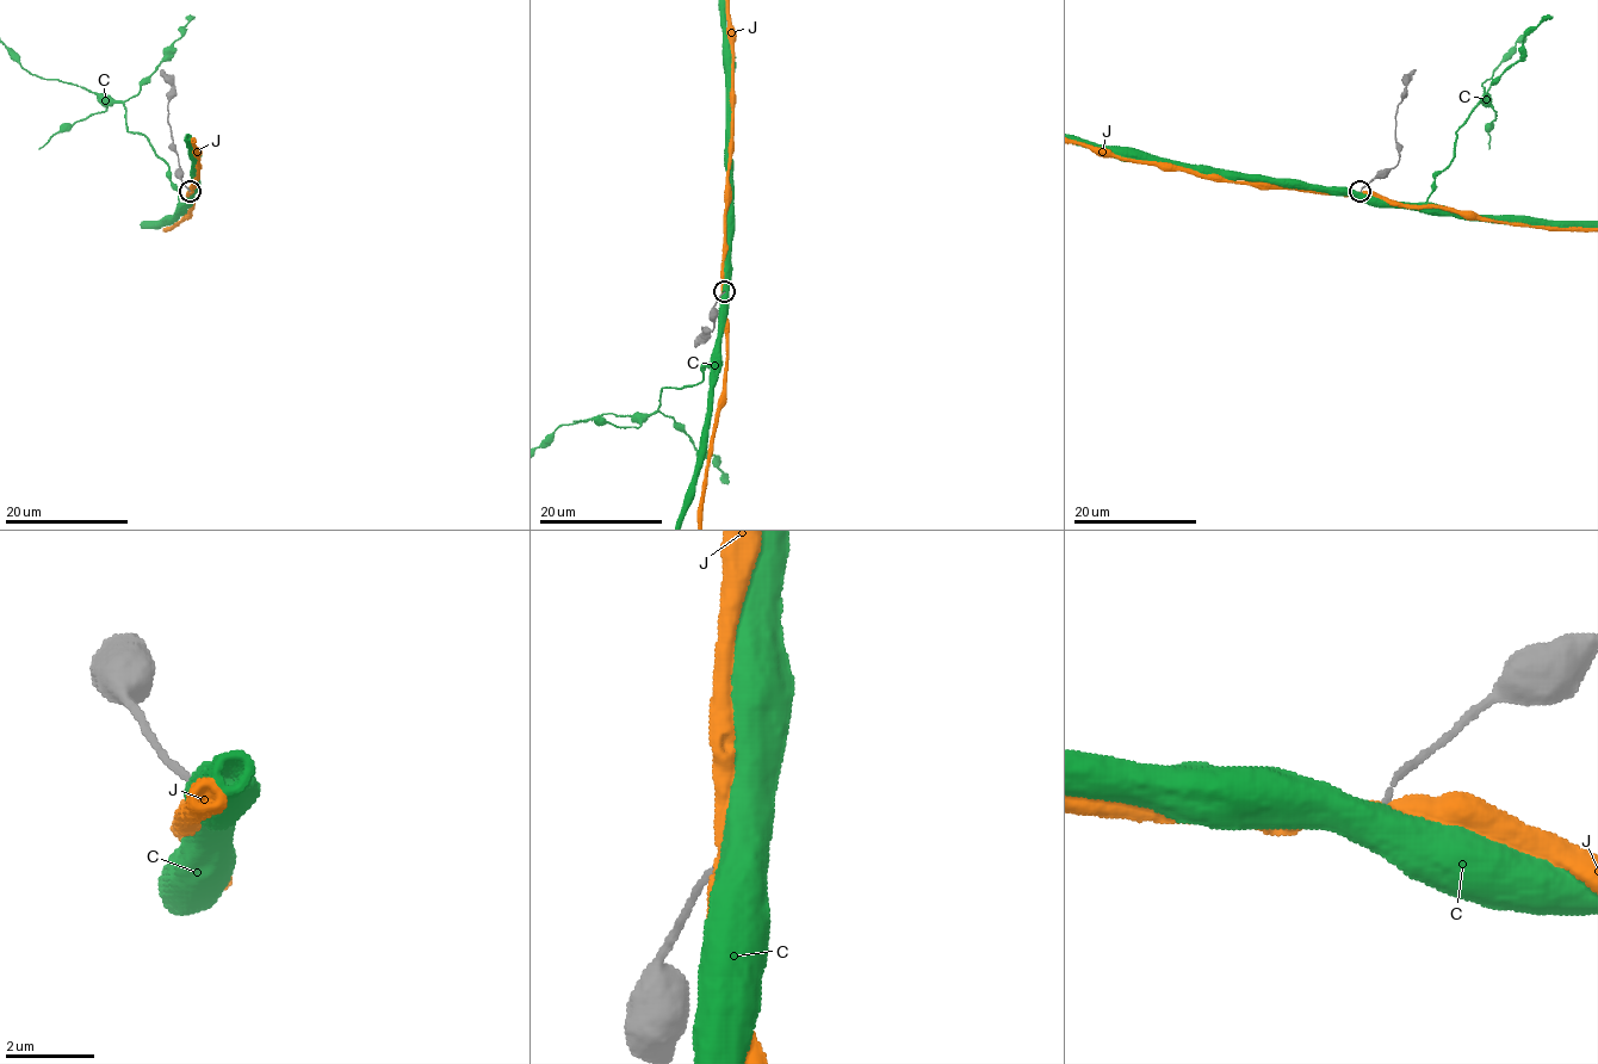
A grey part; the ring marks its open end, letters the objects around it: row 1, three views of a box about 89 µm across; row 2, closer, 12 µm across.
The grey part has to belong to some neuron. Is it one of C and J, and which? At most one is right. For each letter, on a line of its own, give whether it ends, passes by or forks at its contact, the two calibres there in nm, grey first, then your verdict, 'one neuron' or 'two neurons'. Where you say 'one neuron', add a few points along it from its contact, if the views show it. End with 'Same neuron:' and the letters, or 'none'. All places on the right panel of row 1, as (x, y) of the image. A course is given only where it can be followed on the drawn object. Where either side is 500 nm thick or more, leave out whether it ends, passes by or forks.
C: calibres 110 and 700 nm; one neuron
J: calibres 110 and 500 nm; two neurons
Same neuron: C

